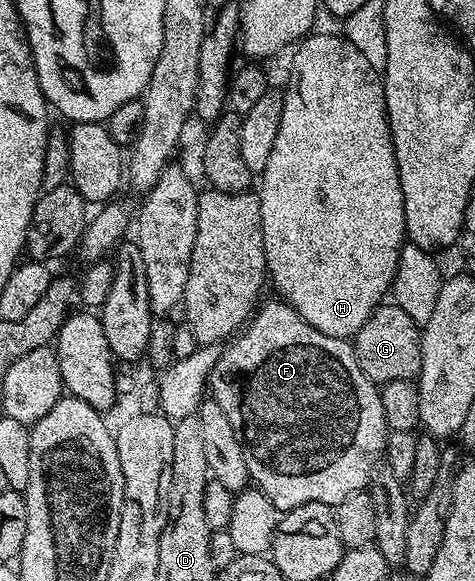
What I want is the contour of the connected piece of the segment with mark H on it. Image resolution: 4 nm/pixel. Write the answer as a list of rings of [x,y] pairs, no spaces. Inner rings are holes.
[[[321,32],[318,36],[309,34],[304,37],[296,45],[297,53],[293,56],[293,69],[289,72],[289,85],[283,88],[285,101],[283,102],[283,118],[279,118],[279,134],[275,134],[275,146],[271,146],[271,158],[267,158],[267,166],[259,173],[259,184],[261,180],[261,188],[259,187],[259,195],[261,198],[261,225],[263,226],[263,250],[265,251],[265,266],[268,275],[271,277],[271,284],[277,287],[276,295],[284,300],[286,304],[290,304],[299,314],[299,318],[303,318],[303,322],[307,322],[311,326],[315,326],[315,330],[319,330],[319,334],[327,334],[331,338],[339,338],[340,340],[349,340],[357,335],[357,331],[363,326],[363,322],[367,322],[367,318],[371,318],[371,314],[383,303],[390,295],[393,287],[393,279],[395,278],[395,270],[399,266],[399,254],[407,243],[405,234],[405,211],[403,210],[403,186],[399,178],[399,166],[395,158],[395,146],[393,145],[393,135],[391,134],[391,126],[389,125],[389,115],[385,109],[385,86],[383,83],[382,73],[376,72],[371,68],[370,63],[363,58],[363,55],[346,40],[344,35],[337,34],[332,36],[329,32]]]

